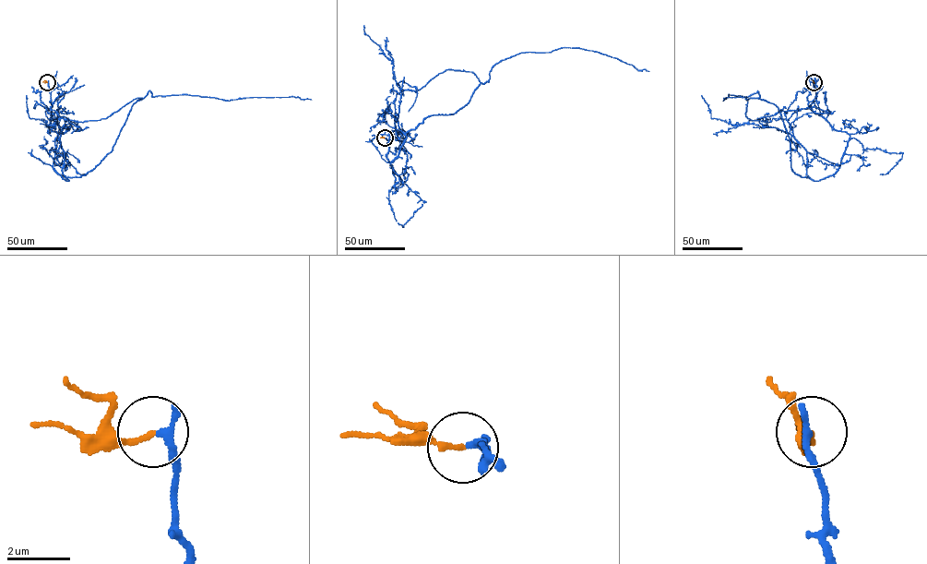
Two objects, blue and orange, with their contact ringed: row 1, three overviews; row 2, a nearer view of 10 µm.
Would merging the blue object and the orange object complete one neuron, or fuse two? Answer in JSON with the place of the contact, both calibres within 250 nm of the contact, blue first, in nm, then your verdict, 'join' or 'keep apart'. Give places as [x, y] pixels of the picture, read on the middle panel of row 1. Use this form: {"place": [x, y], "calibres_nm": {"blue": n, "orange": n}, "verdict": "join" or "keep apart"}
{"place": [385, 138], "calibres_nm": {"blue": 280, "orange": 180}, "verdict": "join"}

